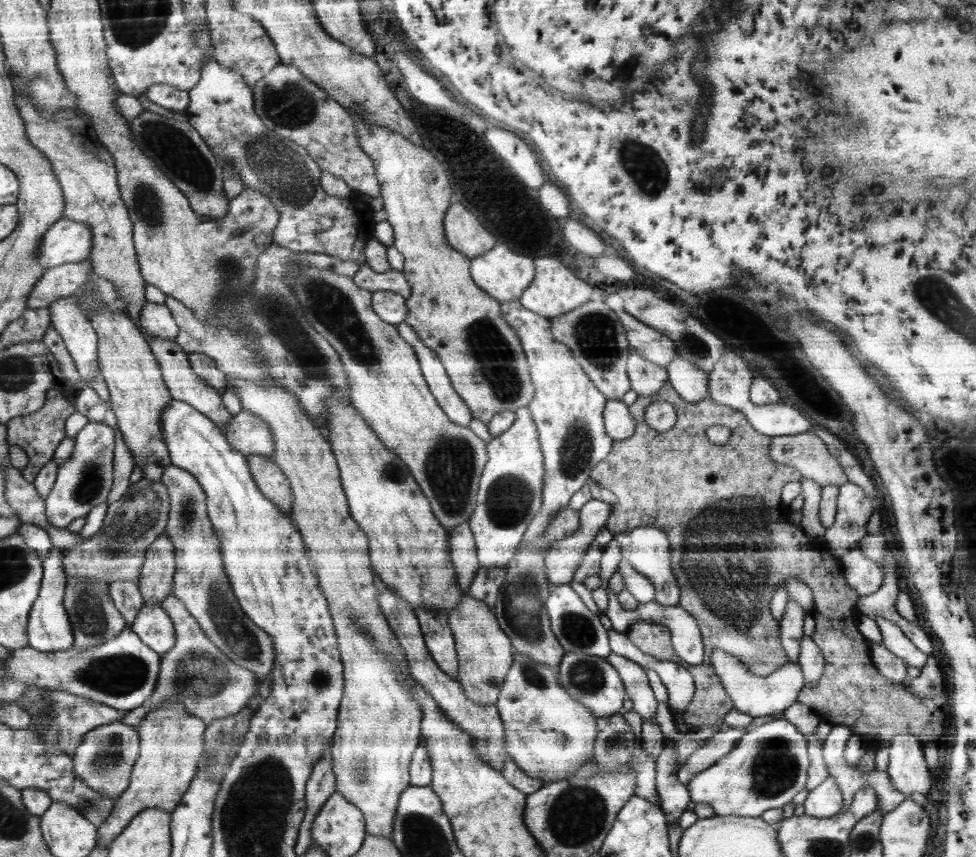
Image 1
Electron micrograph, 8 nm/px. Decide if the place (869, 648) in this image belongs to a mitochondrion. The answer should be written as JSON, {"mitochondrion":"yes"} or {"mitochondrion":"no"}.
{"mitochondrion":"no"}

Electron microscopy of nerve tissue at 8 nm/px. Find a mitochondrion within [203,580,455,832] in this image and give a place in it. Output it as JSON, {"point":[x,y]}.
{"point":[321,680]}

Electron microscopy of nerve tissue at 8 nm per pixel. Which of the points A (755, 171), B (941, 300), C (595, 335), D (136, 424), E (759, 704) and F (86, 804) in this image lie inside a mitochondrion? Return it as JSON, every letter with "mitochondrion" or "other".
{"A":"other","B":"mitochondrion","C":"mitochondrion","D":"other","E":"other","F":"mitochondrion"}

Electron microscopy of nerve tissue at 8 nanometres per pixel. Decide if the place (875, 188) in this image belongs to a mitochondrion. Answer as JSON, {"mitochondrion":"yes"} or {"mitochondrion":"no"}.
{"mitochondrion":"no"}

